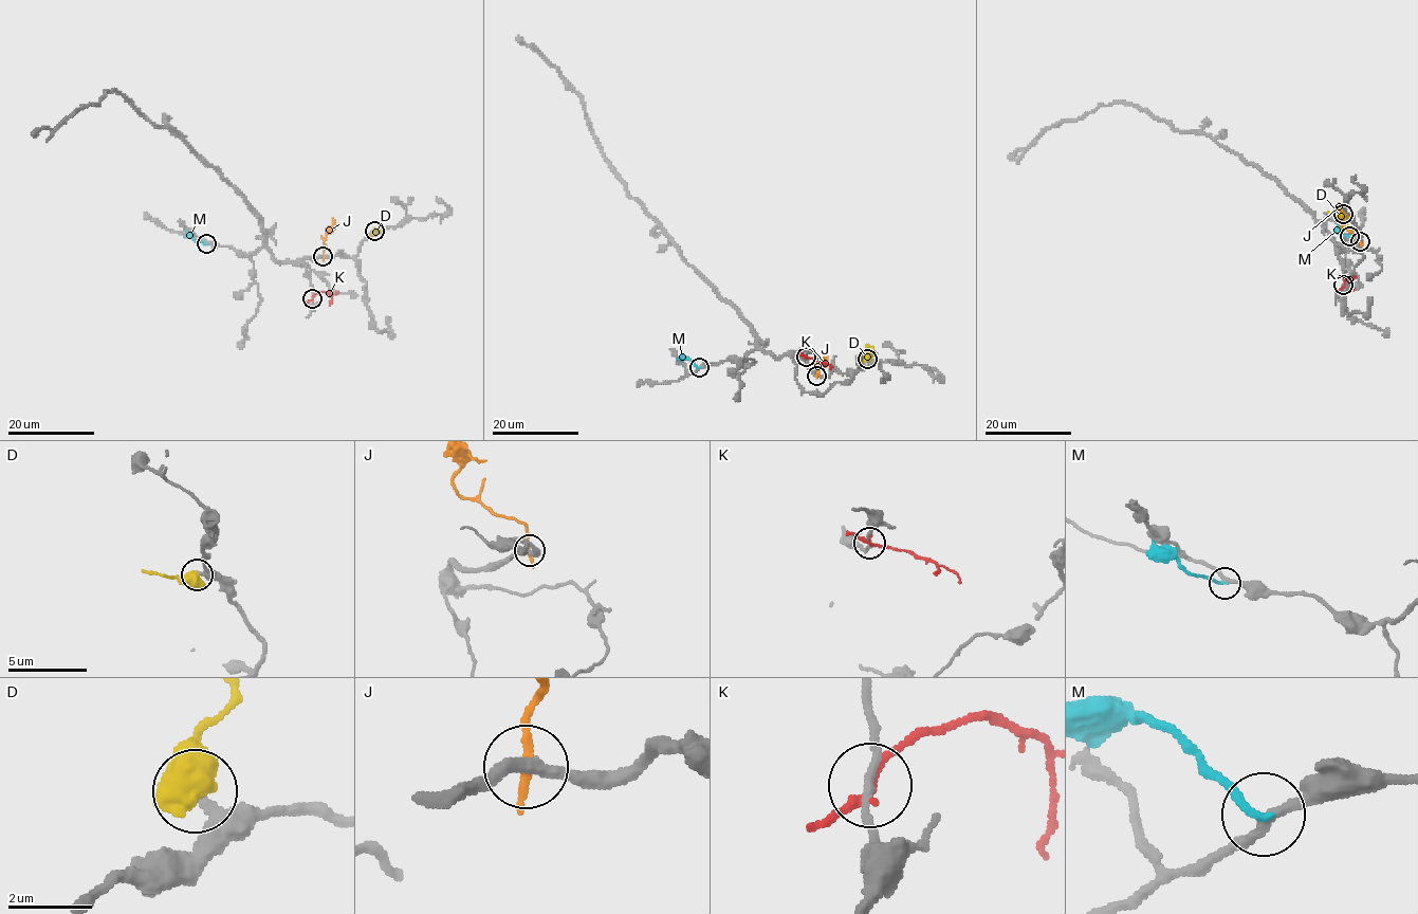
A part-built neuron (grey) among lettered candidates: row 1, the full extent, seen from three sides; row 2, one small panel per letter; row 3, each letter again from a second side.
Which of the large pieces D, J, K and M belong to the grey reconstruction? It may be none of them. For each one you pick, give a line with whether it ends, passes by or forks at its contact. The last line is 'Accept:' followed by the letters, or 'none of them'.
D: it ends
Accept: D

